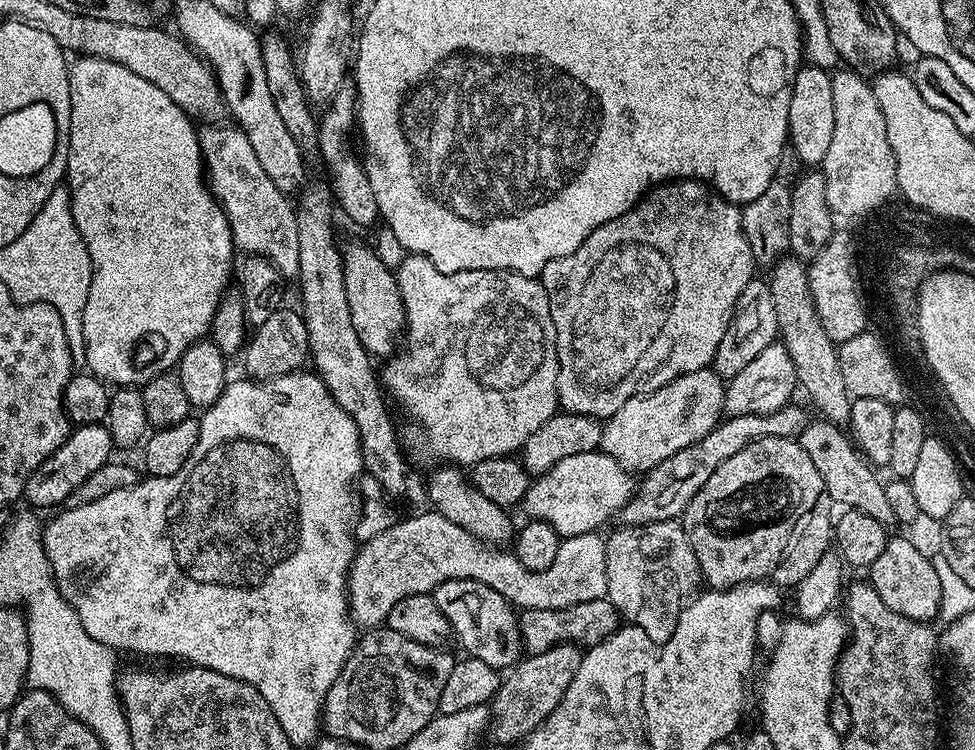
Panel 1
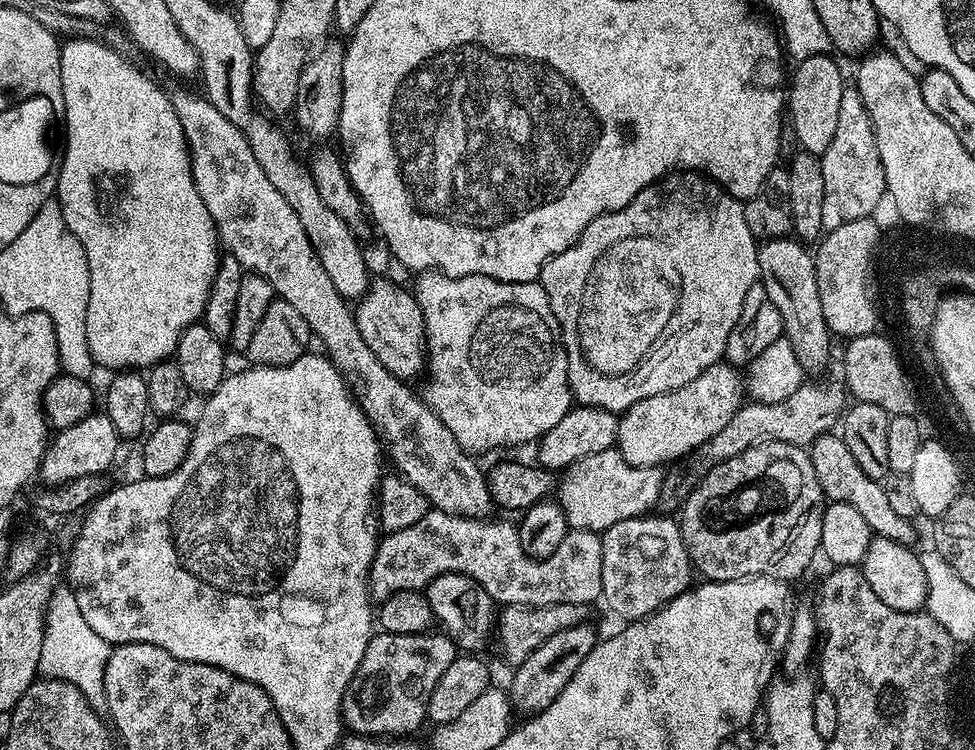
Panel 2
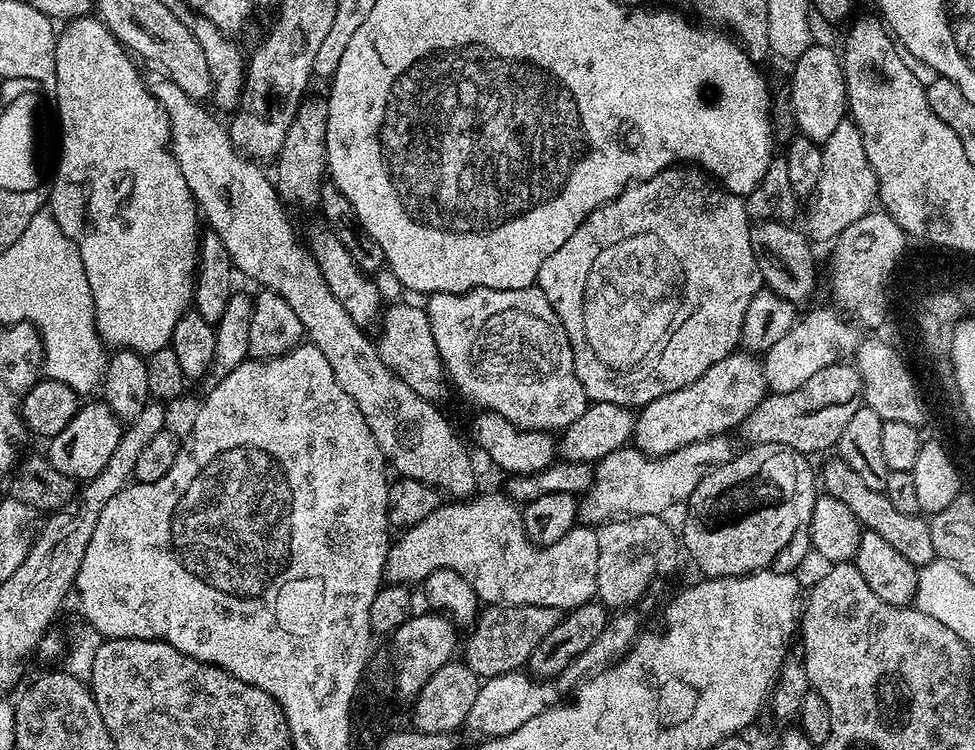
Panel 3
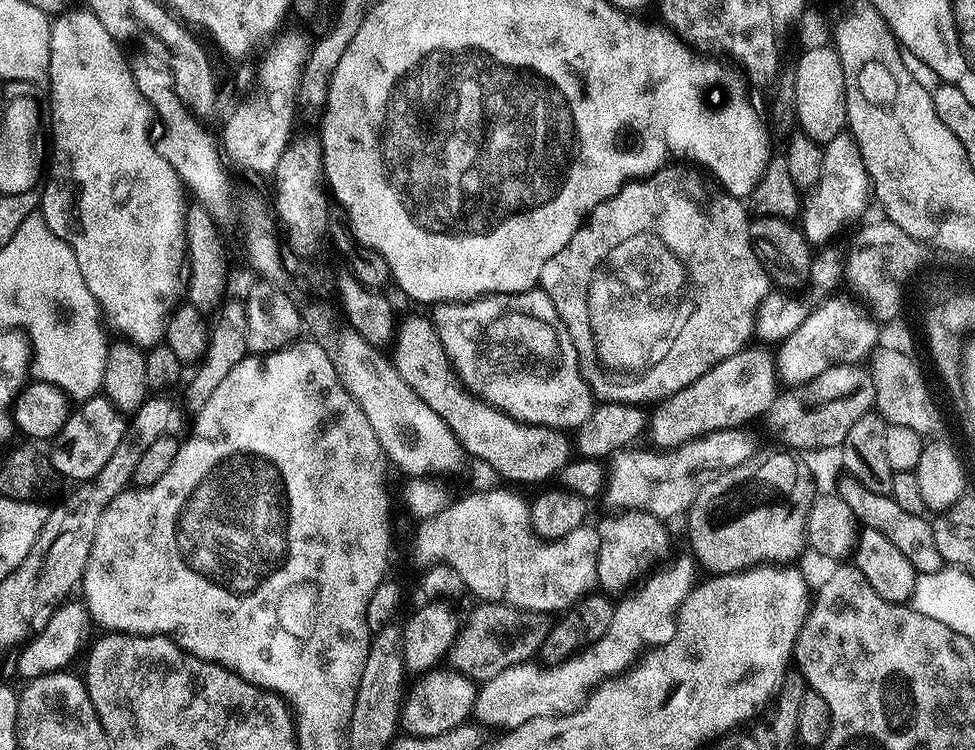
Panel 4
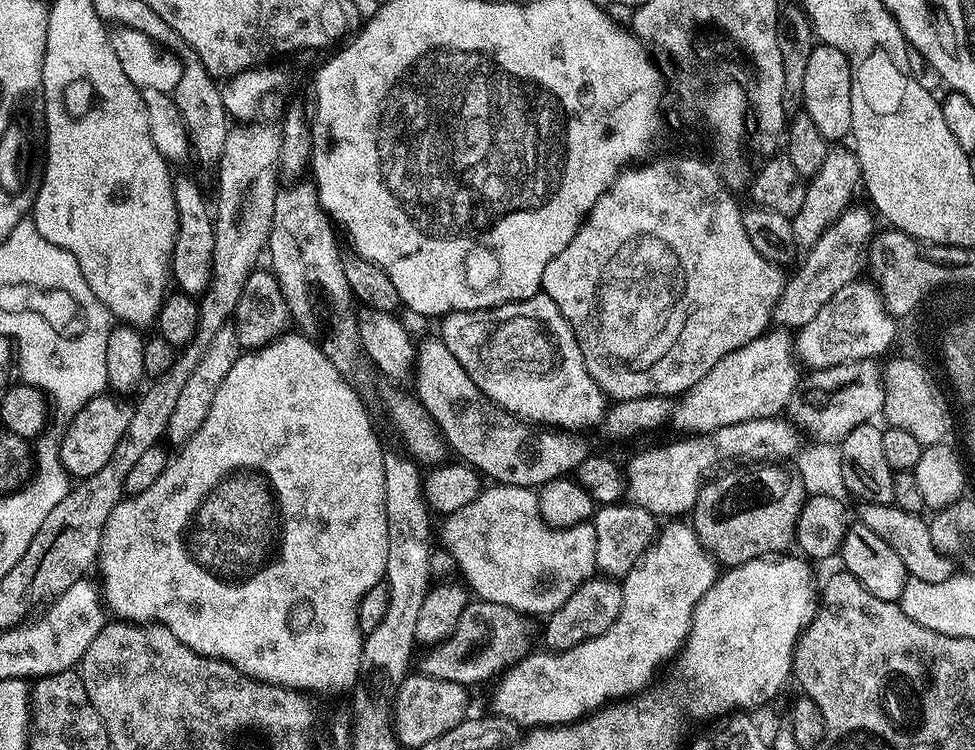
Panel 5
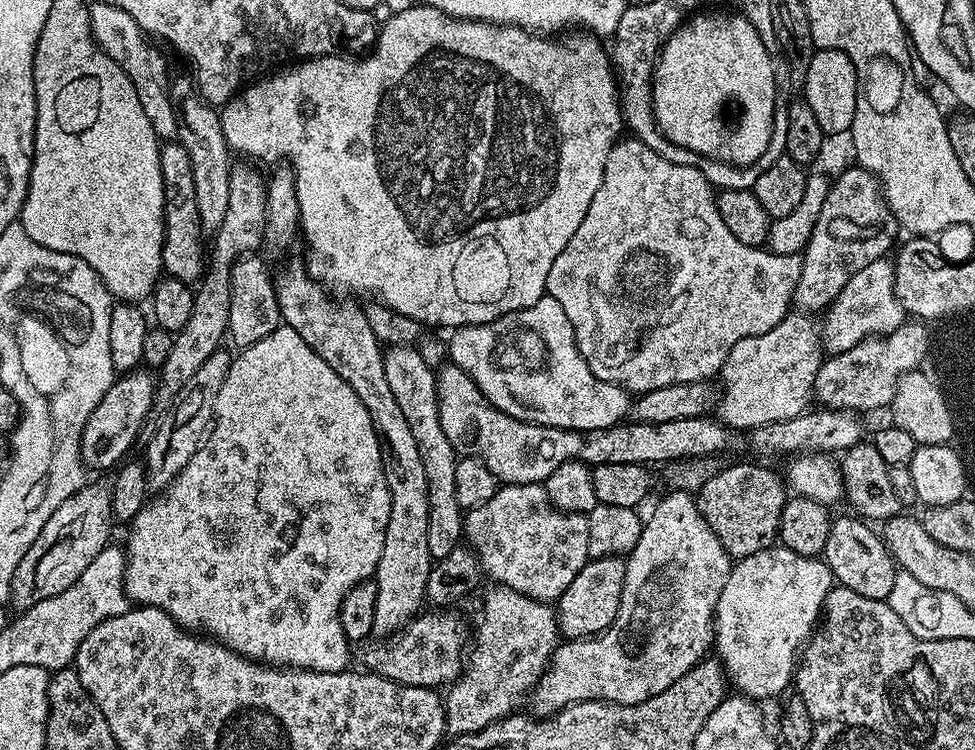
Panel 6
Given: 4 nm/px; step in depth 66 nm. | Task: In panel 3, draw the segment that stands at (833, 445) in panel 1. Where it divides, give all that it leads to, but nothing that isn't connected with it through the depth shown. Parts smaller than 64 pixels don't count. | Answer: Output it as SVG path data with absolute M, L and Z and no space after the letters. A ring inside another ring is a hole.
M833 458L825 466L824 476L822 472L822 488L827 495L838 498L843 505L848 506L854 517L867 531L882 534L882 538L886 538L886 542L890 542L890 546L894 546L894 550L898 550L898 554L902 554L906 562L923 566L937 559L934 542L930 538L929 521L923 515L901 514L883 492L870 490L870 486L866 486L866 482L862 482L862 478L858 478L858 474L850 470L845 460Z

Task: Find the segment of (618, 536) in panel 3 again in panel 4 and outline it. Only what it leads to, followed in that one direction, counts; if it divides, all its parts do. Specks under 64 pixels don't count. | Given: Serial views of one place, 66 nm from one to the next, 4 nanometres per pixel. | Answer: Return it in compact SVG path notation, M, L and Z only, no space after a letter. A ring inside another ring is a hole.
M620 510L612 515L616 516L608 516L601 524L595 525L596 532L600 536L596 578L599 587L606 588L604 590L610 594L620 591L623 593L629 586L635 585L636 572L643 573L645 571L643 568L663 550L668 542L668 532L660 525L663 524L661 517L631 510Z

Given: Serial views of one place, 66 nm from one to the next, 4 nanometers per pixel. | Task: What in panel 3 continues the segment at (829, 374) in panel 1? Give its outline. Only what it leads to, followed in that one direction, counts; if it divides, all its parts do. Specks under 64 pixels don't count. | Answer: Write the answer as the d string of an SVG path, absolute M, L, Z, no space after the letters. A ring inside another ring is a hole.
M761 221L751 227L750 246L760 267L763 287L769 288L794 306L801 306L811 298L812 291L816 288L816 256L812 253L813 241L801 229L798 231L792 227L794 226L781 221Z

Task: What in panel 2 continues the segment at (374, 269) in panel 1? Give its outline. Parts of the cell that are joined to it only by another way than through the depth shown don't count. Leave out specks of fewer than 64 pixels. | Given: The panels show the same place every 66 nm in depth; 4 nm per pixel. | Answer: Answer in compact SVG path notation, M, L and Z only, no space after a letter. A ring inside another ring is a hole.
M373 279L371 289L355 305L354 315L358 334L362 334L362 342L366 342L366 346L370 346L374 358L378 358L378 362L382 362L382 366L386 366L386 370L390 370L390 374L394 374L399 380L412 382L419 372L421 375L425 371L424 311L420 309L420 303L416 301L415 295L409 289L407 292L406 289L399 288L398 285L391 284L388 280Z

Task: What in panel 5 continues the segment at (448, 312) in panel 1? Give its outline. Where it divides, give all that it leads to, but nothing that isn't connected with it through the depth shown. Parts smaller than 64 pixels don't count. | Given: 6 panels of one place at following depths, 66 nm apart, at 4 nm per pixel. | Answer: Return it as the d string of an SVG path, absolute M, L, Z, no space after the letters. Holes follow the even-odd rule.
M537 294L519 300L518 302L510 302L503 304L497 308L490 308L483 312L450 312L443 317L439 335L444 341L444 345L450 350L450 354L454 354L454 358L458 358L458 362L462 362L462 370L466 370L466 374L470 374L470 378L474 378L474 382L498 405L499 408L505 408L514 416L520 417L525 422L531 422L536 426L555 426L560 430L584 430L580 428L592 428L595 424L599 425L606 415L606 397L602 389L598 386L598 382L594 382L594 378L590 378L590 374L586 370L586 362L582 358L582 350L576 341L574 330L568 324L568 320L562 314L562 310L558 310L558 306L549 296Z

